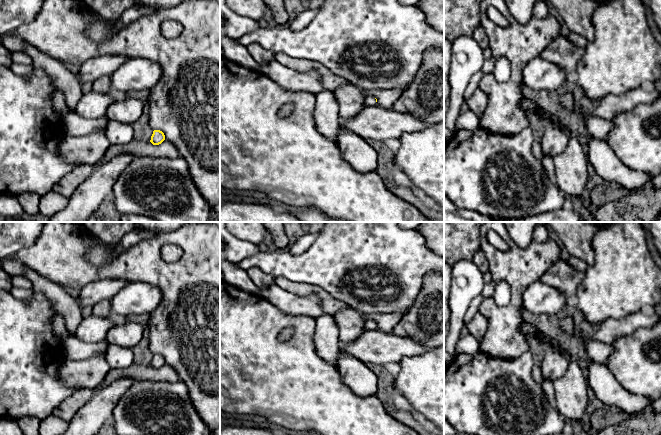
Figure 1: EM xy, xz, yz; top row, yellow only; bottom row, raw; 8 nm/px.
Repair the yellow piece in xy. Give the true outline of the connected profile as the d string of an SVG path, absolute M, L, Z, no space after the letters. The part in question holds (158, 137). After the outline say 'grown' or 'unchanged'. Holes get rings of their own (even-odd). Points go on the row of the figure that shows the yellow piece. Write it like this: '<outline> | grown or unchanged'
M154 130L153 131L153 134L151 136L151 140L150 142L153 144L153 145L159 145L161 144L163 141L165 140L165 135L162 131L160 130Z | unchanged

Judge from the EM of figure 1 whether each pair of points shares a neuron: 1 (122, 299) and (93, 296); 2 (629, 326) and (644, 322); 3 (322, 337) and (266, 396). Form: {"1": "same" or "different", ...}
{"1": "different", "2": "same", "3": "different"}

